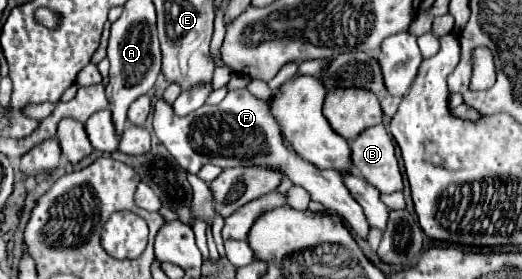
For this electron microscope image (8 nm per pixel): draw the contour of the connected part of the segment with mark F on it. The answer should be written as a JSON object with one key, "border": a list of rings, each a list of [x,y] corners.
{"border":[[[246,88],[228,90],[220,104],[202,106],[186,118],[174,116],[172,106],[160,98],[154,110],[154,132],[166,150],[174,156],[174,160],[190,174],[198,174],[204,164],[216,164],[220,168],[264,166],[282,172],[294,186],[304,188],[314,202],[322,202],[330,214],[340,214],[360,236],[368,234],[366,216],[360,204],[342,184],[340,174],[336,170],[320,170],[314,164],[302,160],[296,152],[288,150],[274,118],[270,118],[268,104],[254,98]]]}

